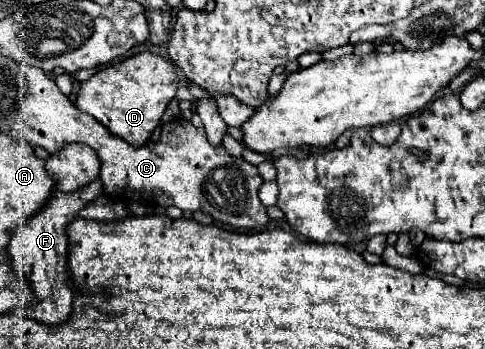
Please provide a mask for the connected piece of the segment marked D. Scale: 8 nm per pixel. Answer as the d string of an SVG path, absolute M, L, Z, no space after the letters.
M151 52L135 54L127 60L101 68L87 82L81 82L75 106L97 118L109 132L123 138L131 146L143 146L161 122L167 104L175 98L179 78L175 66Z

